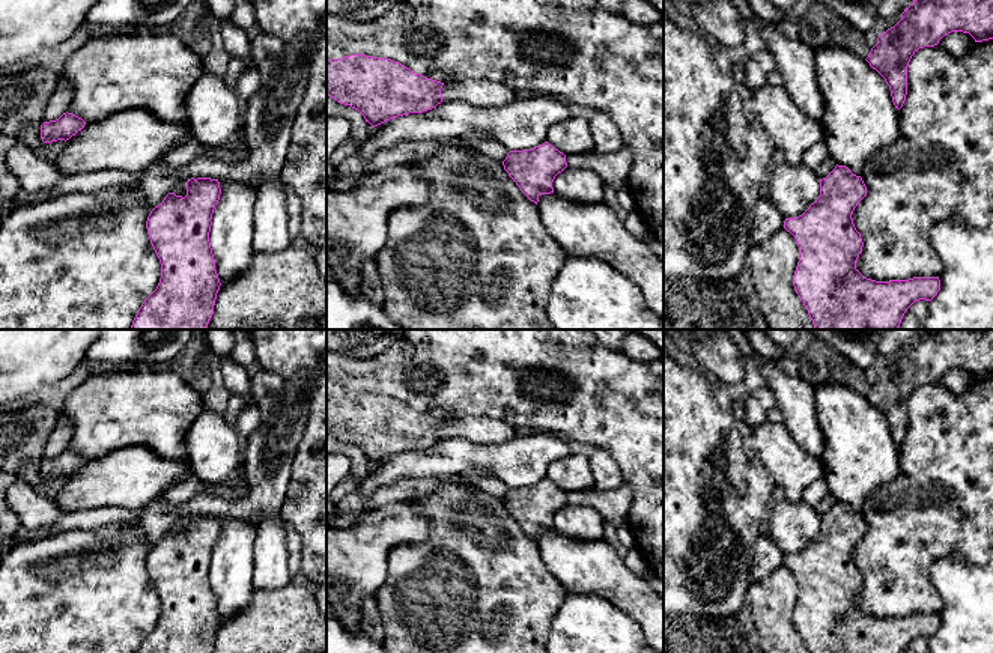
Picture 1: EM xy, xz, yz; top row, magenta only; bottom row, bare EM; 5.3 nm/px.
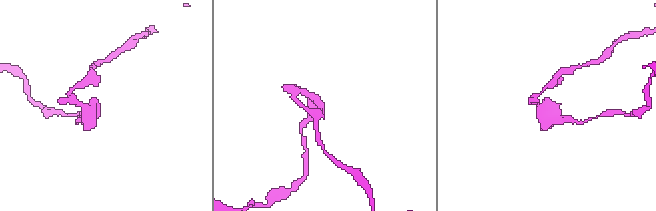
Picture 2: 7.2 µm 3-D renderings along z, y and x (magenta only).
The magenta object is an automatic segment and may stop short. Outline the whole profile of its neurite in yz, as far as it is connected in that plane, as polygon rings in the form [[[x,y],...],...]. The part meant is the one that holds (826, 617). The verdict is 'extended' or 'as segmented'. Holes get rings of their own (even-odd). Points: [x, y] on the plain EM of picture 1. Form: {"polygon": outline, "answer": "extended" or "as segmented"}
{"polygon": [[[837,501],[820,516],[817,537],[802,552],[784,558],[784,566],[794,573],[799,584],[793,623],[809,653],[904,653],[915,638],[931,638],[940,627],[939,614],[876,618],[856,606],[864,579],[852,551],[865,533],[862,515]]], "answer": "as segmented"}

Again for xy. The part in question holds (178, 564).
{"polygon": [[[191,515],[187,533],[169,530],[146,558],[161,600],[156,626],[135,653],[212,653],[220,615],[209,569],[220,537],[218,516]]], "answer": "as segmented"}

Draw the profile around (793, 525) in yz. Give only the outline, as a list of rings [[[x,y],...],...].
[[[803,501],[773,503],[767,536],[784,555],[802,552],[820,533],[820,515]]]

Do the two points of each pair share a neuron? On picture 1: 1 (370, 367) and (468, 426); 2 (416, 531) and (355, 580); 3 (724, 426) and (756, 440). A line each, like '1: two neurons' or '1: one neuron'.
1: two neurons
2: one neuron
3: two neurons

